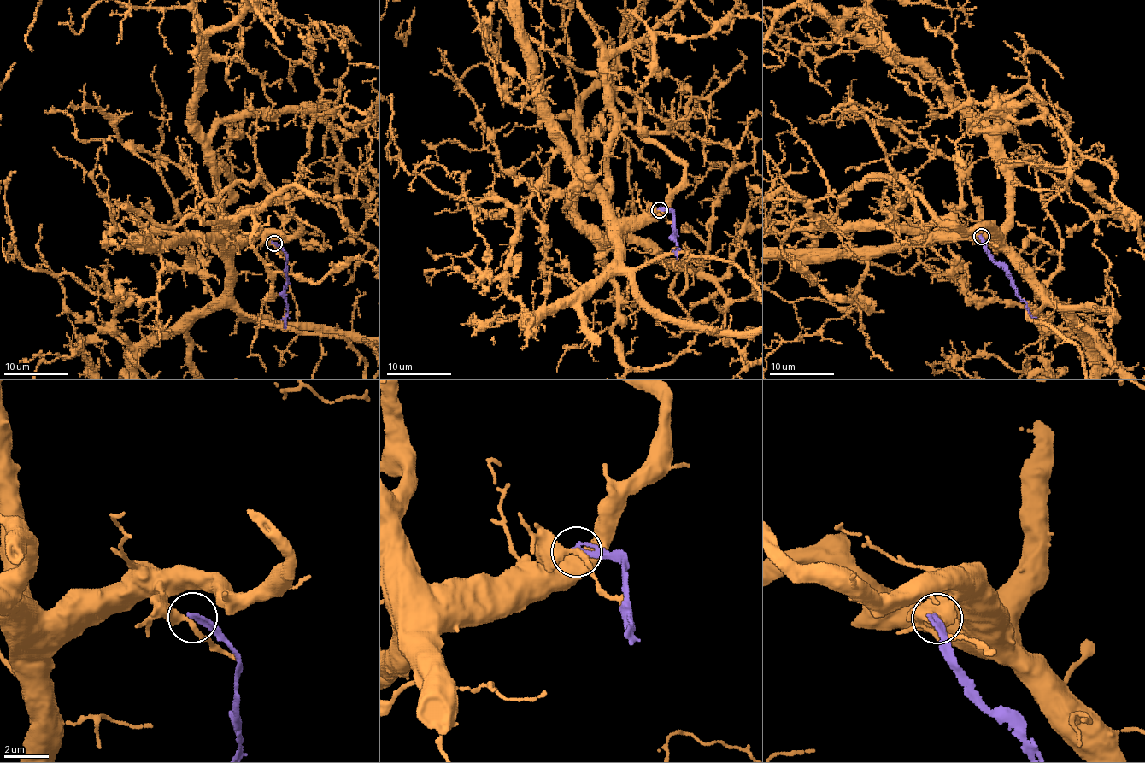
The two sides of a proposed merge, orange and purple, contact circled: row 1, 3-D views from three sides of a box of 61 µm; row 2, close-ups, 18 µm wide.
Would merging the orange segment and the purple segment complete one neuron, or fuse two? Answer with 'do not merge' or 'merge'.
do not merge

